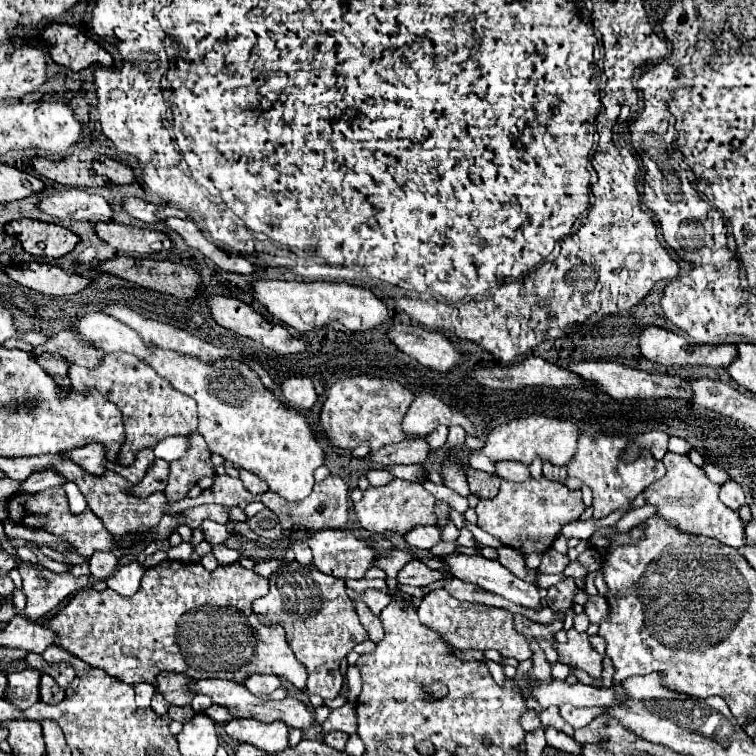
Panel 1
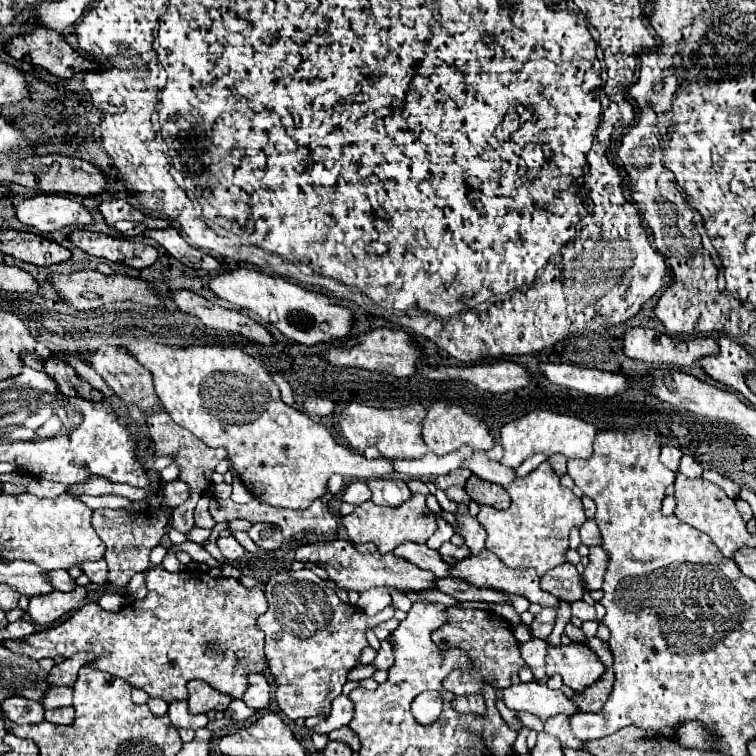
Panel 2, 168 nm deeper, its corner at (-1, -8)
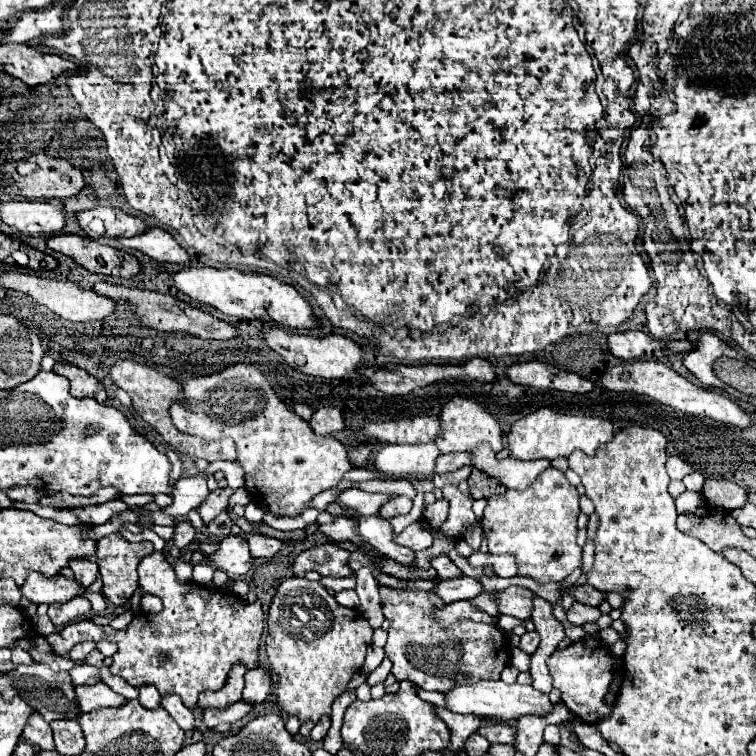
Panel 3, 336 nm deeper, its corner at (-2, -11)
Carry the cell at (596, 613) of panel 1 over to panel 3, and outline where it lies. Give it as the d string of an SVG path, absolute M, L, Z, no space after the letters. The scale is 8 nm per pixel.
M574 602L572 608L568 610L568 620L574 626L582 626L586 622L596 622L600 618L600 610L594 606L584 606L580 602Z

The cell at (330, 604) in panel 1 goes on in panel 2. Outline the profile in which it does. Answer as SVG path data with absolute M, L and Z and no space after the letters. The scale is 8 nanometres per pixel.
M311 569L301 571L281 571L273 575L265 585L265 595L269 601L269 611L259 617L257 627L265 633L265 657L269 671L275 677L275 701L279 709L289 719L307 719L313 715L329 715L331 701L341 695L347 681L347 673L357 665L361 651L367 647L365 631L394 617L394 607L386 607L377 615L369 617L357 611L353 605L343 603L337 593L327 587L327 581L317 577Z

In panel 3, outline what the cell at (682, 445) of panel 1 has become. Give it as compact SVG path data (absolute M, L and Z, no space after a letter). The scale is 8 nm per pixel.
M690 472L682 482L684 482L686 490L700 492L700 490L702 490L702 484L704 484L704 476L702 476L702 474L698 474L698 472Z

